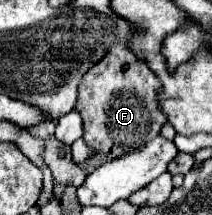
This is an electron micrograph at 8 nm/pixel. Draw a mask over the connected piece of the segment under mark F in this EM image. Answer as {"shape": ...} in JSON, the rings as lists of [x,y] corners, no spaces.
{"shape":[[[121,43],[111,45],[103,59],[91,67],[79,83],[75,109],[83,117],[85,143],[97,153],[115,159],[125,155],[125,151],[133,151],[133,147],[141,147],[155,139],[167,121],[157,107],[159,87],[159,79],[149,73],[145,63],[137,61],[129,47],[121,47]]]}

